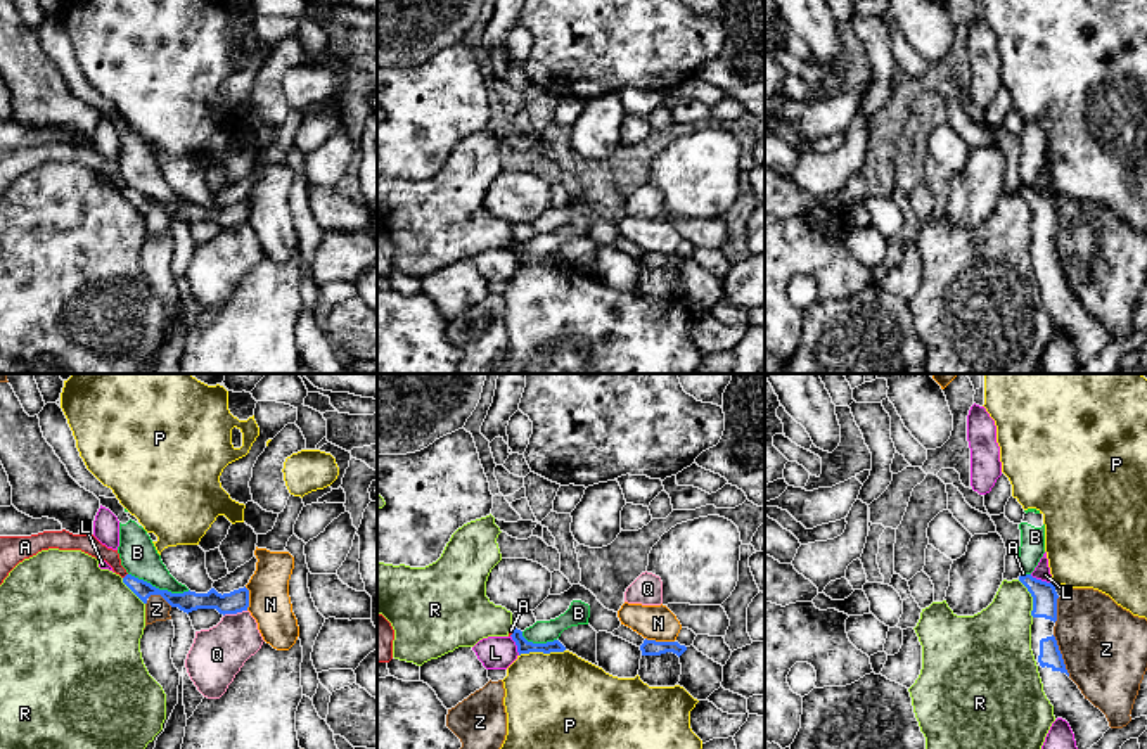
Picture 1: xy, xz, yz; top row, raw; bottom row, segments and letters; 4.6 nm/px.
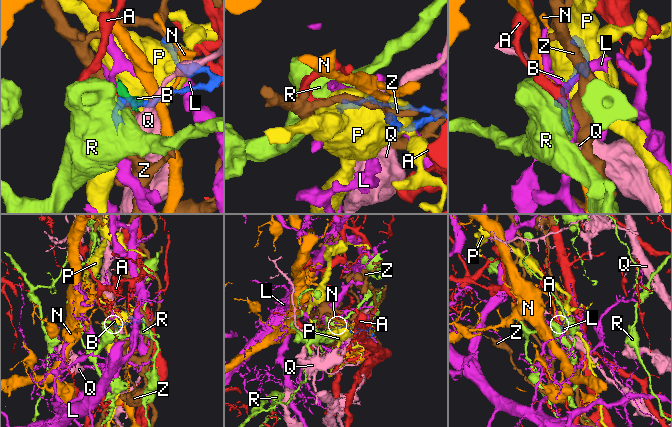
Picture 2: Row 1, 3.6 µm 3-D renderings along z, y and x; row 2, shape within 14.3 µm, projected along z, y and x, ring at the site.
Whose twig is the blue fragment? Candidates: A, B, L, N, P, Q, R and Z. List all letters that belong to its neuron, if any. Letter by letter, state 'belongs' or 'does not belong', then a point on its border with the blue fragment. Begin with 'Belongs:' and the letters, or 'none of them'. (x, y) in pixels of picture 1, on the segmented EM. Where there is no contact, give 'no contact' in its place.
Belongs: none of them
A: does not belong; contact xy (125, 576)
B: does not belong; contact xy (158, 588)
L: does not belong; contact yz (1040, 580)
N: does not belong; contact xz (660, 642)
P: does not belong; contact xz (542, 651)
Q: does not belong; contact xy (234, 613)
R: does not belong; contact yz (1033, 599)
Z: does not belong; contact yz (1061, 656)

